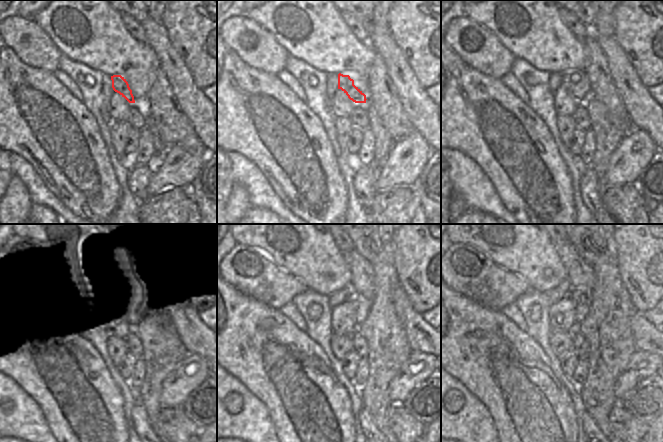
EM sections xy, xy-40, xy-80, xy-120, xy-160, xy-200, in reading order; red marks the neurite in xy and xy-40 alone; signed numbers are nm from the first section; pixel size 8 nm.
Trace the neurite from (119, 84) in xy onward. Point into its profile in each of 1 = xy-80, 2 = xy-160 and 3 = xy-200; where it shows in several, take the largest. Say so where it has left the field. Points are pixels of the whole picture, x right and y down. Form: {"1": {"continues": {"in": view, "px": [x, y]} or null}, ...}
{"1": {"continues": {"in": "xy-80", "px": [577, 83]}}, "2": {"continues": {"in": "xy-160", "px": [361, 304]}}, "3": {"continues": {"in": "xy-200", "px": [582, 296]}}}

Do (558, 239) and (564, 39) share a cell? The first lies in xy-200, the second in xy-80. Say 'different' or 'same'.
different

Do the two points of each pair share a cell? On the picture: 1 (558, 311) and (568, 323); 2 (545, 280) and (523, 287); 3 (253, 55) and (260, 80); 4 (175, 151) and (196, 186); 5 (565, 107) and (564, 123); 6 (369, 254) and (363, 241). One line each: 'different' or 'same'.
1: same
2: different
3: different
4: different
5: different
6: same

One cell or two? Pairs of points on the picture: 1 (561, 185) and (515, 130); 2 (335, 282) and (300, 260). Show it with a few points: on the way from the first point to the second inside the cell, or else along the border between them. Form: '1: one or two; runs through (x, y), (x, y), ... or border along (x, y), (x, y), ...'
1: one; runs through (550, 171), (543, 159), (538, 157), (525, 144)
2: one; runs through (326, 281), (309, 266)

